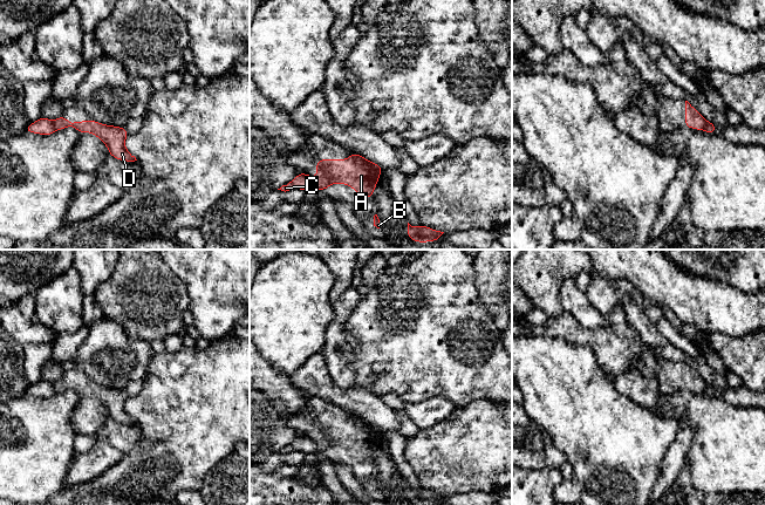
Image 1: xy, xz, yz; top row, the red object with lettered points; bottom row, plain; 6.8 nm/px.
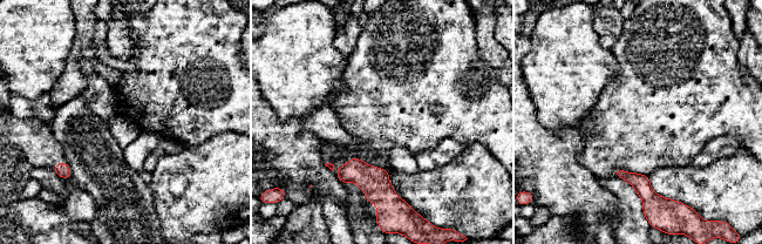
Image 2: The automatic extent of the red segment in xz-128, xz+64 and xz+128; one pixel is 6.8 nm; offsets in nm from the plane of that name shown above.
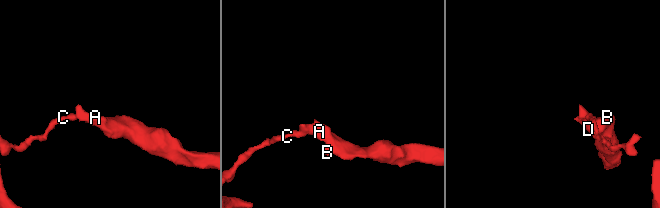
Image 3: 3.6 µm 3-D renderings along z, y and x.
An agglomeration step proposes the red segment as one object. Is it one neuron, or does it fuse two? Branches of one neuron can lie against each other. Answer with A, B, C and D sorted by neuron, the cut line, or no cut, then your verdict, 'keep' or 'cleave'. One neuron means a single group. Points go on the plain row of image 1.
A B D / C | xz (314, 442), (319, 451) | cleave

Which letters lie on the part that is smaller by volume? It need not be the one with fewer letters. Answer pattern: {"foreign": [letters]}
{"foreign": ["A", "B", "D"]}

